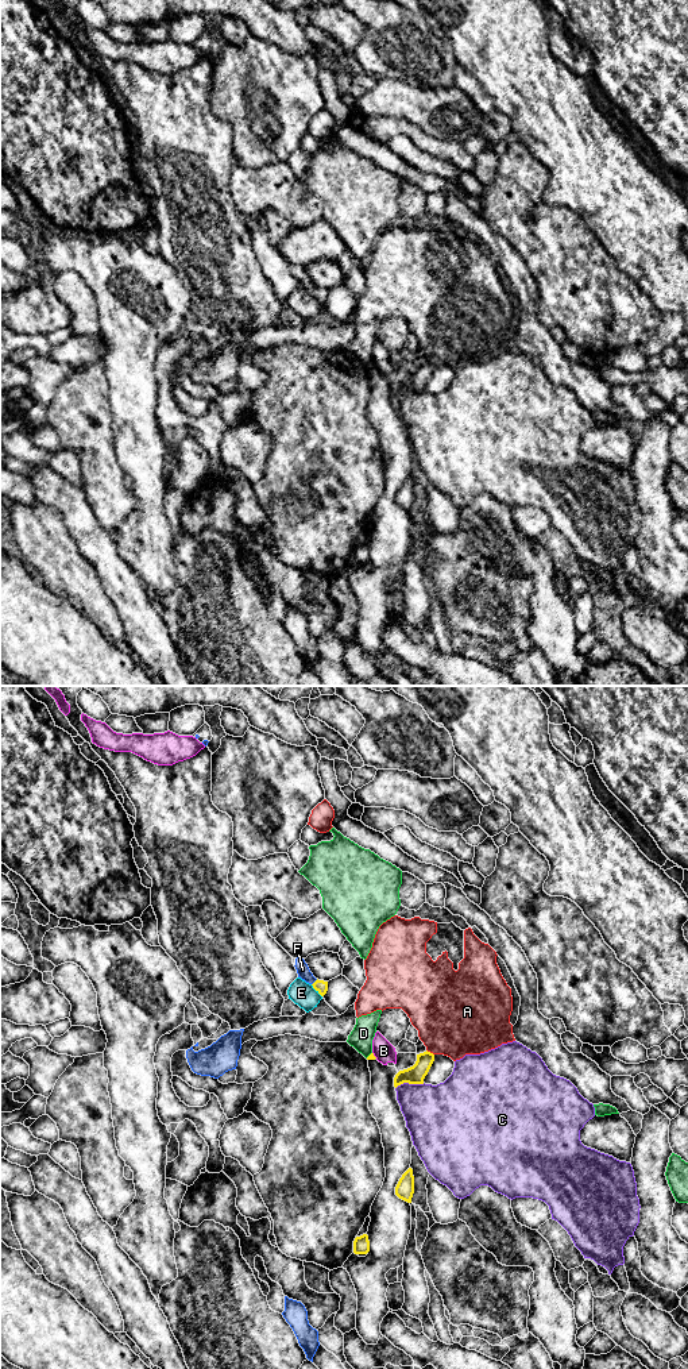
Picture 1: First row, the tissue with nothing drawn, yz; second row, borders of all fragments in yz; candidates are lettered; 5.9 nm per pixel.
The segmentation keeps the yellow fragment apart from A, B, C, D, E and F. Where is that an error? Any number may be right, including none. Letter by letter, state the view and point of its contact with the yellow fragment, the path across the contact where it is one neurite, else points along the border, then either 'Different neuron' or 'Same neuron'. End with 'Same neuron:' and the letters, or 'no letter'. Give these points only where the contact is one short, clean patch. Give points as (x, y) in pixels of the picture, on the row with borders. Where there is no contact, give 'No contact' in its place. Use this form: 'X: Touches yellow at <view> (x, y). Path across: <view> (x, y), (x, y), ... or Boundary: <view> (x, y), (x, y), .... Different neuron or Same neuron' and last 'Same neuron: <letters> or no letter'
A: Touches yellow at yz (429, 1052). Different neuron
B: Touches yellow at yz (373, 1055). Boundary: yz (373, 1052), (377, 1057). Different neuron
C: Touches yellow at yz (409, 1083). Different neuron
D: Touches yellow at yz (370, 1055). Boundary: yz (371, 1052), (366, 1057). Different neuron
E: Touches yellow at yz (316, 990). Boundary: yz (310, 984), (321, 997). Different neuron
F: Touches yellow at yz (314, 982). Path across: yz (320, 986), (314, 982), (302, 970). Same neuron
Same neuron: F

